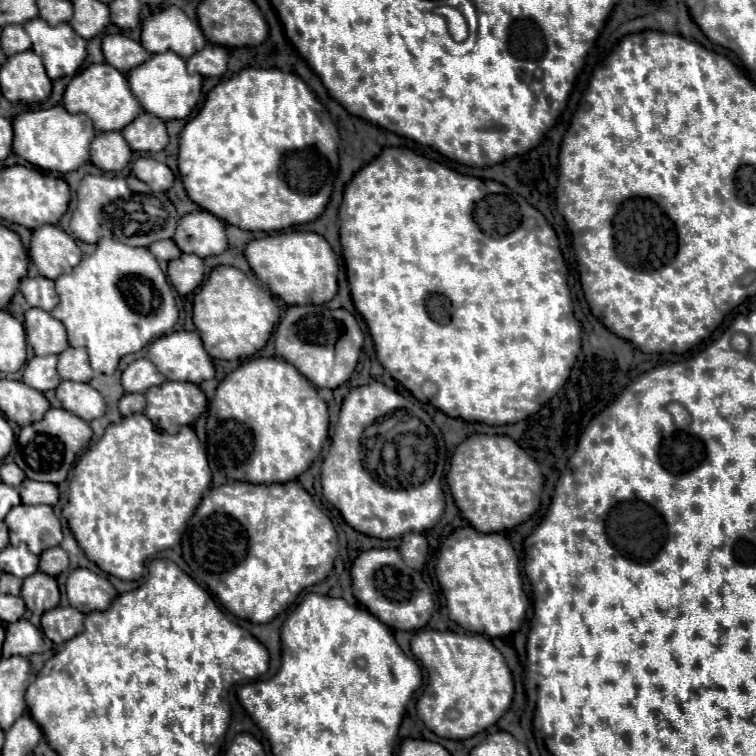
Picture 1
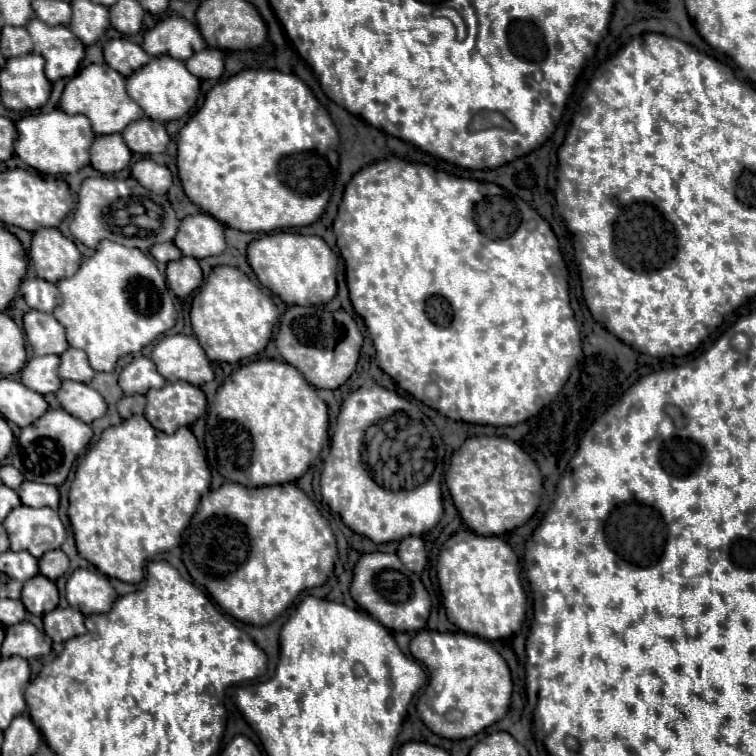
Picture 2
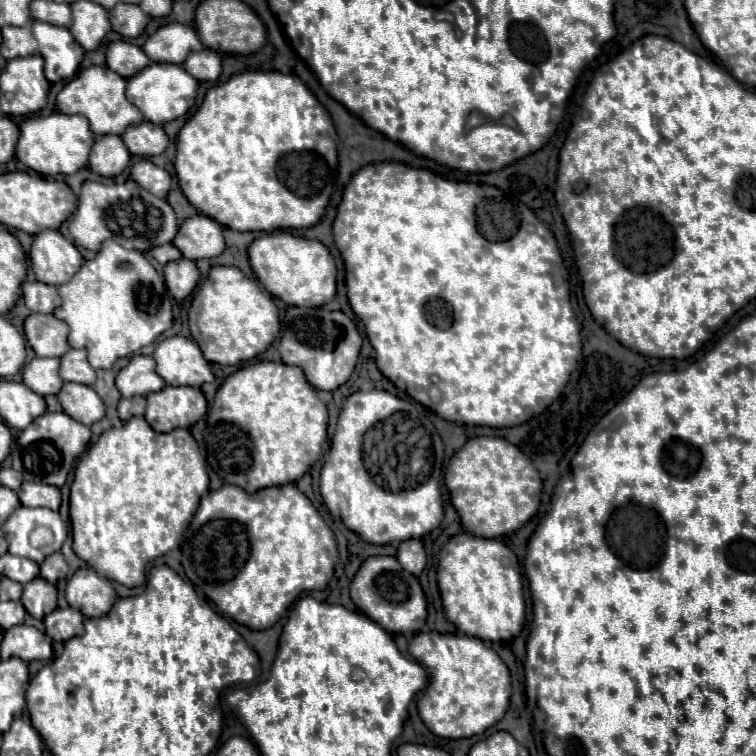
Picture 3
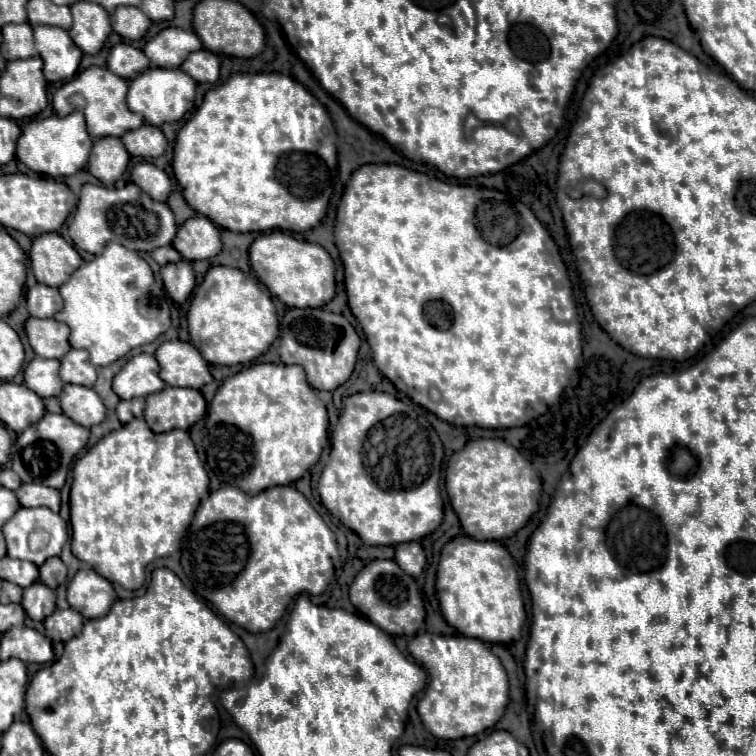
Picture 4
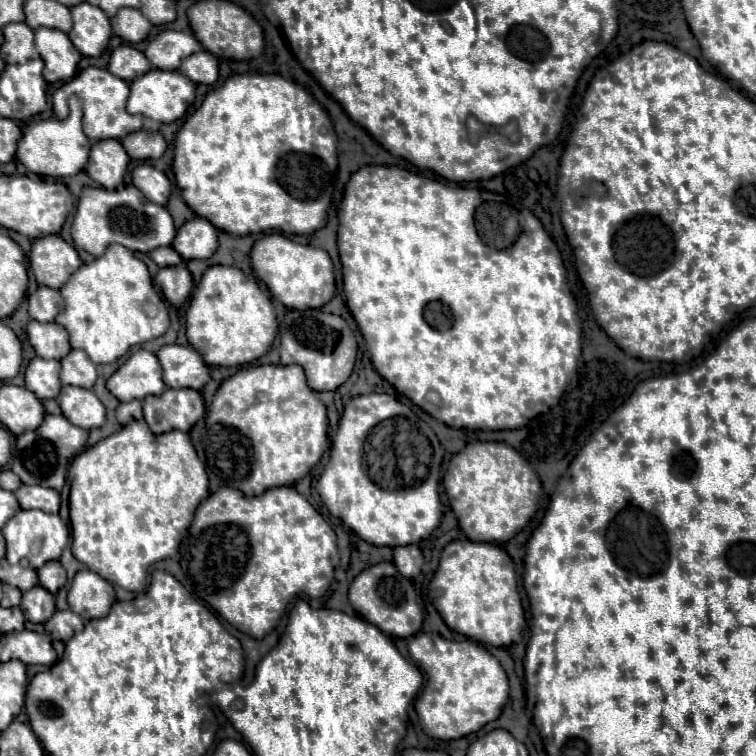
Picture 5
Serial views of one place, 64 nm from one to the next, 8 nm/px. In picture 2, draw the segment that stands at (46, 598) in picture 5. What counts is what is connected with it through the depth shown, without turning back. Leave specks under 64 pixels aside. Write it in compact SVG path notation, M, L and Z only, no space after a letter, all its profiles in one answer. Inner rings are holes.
M34 576L32 580L24 582L22 590L22 604L34 616L44 616L46 612L58 606L58 588L46 576Z

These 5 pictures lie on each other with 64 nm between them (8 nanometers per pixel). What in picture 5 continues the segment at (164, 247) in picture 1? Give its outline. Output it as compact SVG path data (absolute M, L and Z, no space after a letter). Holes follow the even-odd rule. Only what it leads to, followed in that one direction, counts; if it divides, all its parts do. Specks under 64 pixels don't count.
M170 246L152 250L152 252L150 252L150 258L152 258L160 268L164 268L164 266L180 266L180 264L184 264L184 260L182 260L180 256L176 256L176 250L170 248Z

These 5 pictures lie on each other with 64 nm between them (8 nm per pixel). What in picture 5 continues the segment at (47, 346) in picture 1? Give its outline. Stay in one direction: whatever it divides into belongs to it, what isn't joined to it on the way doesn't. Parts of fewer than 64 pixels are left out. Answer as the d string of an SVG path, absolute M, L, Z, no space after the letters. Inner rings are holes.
M32 320L28 324L28 340L40 358L62 360L70 352L68 332L56 322L36 324L36 320Z

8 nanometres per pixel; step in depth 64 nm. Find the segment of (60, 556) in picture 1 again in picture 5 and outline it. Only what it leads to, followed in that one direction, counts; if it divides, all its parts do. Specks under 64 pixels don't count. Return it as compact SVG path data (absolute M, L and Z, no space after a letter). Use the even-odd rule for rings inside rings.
M48 562L38 570L38 580L42 588L56 594L66 584L66 570L60 562Z

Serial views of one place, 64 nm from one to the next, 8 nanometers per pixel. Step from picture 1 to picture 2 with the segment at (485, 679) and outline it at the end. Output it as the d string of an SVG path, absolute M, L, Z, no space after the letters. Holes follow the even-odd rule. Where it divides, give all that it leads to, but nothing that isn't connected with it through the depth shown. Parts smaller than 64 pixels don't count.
M424 629L412 638L410 652L430 674L430 682L416 708L422 722L434 734L450 740L470 738L504 718L510 706L512 676L504 658L490 642L464 632L442 634Z

